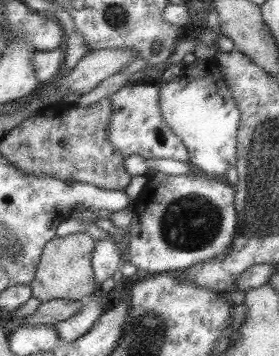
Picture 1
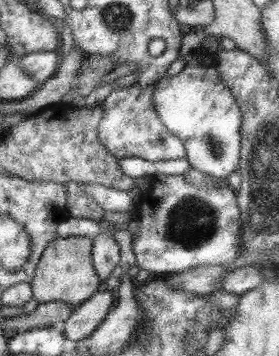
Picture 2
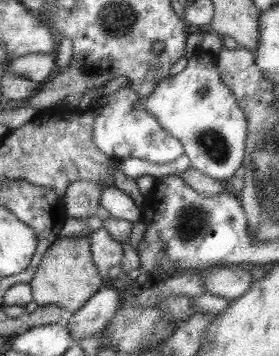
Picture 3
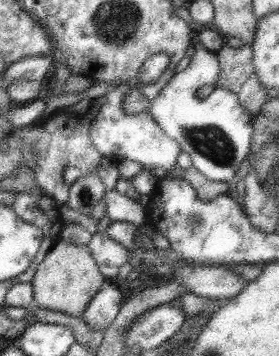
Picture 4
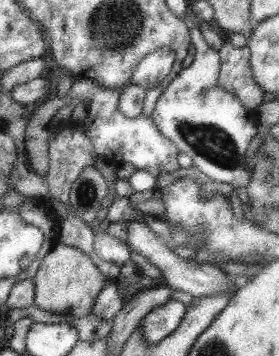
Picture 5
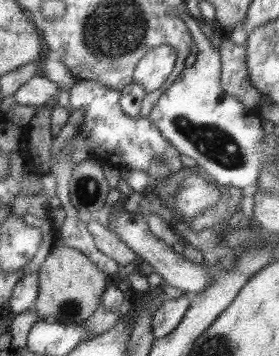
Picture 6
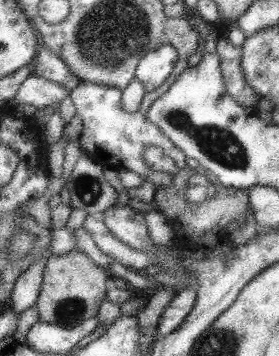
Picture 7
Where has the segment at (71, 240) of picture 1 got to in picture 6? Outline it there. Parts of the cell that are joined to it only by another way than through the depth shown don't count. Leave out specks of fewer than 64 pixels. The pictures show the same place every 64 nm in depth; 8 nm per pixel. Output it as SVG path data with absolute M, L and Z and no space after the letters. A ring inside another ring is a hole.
M53 246L49 256L43 260L43 264L37 270L39 274L39 292L35 298L35 314L39 320L49 324L69 324L69 326L81 326L91 314L99 308L101 296L111 282L107 274L95 268L95 264L81 254L75 248L65 246Z

